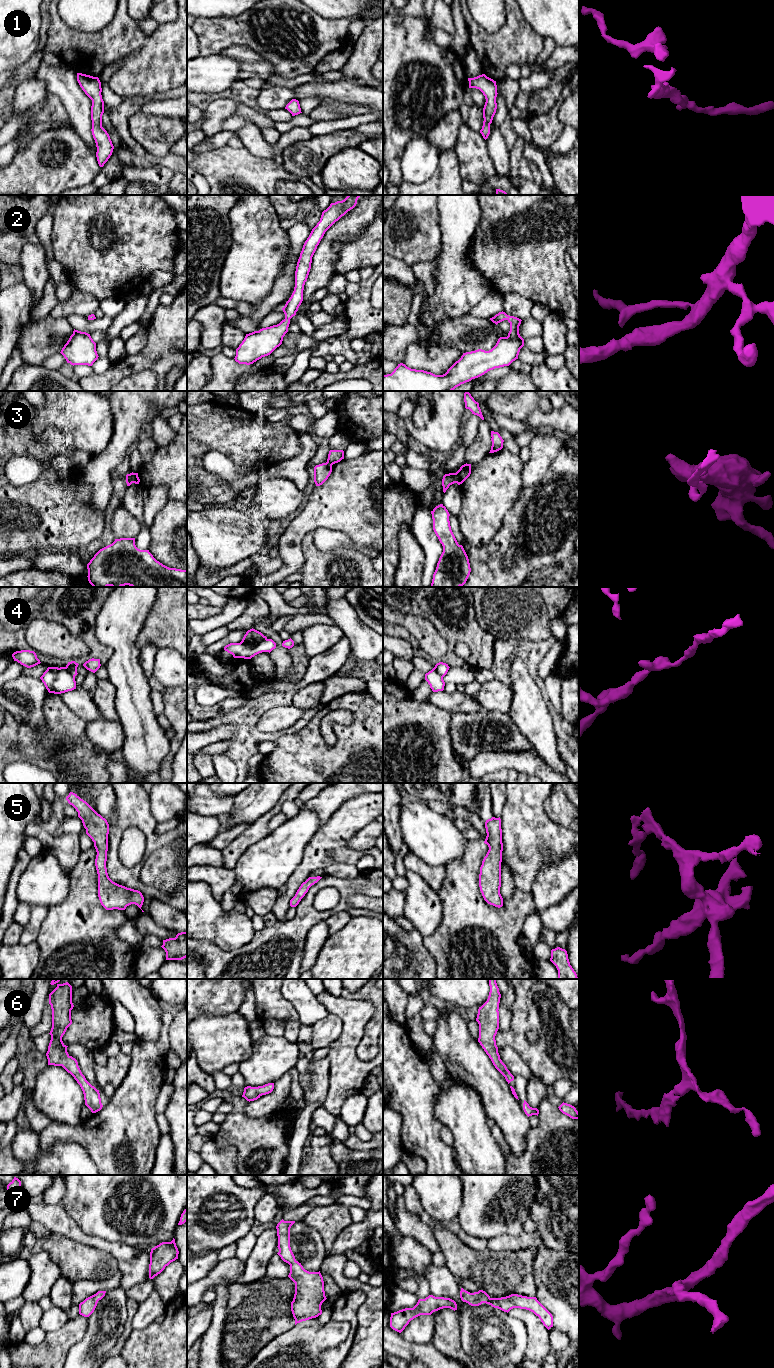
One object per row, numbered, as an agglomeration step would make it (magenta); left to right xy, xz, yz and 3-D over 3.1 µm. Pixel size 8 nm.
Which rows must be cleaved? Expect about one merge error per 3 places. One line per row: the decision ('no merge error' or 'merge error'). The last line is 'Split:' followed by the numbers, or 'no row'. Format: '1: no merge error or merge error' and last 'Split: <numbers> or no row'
1: no merge error
2: no merge error
3: merge error
4: merge error
5: no merge error
6: no merge error
7: no merge error
Split: 3, 4

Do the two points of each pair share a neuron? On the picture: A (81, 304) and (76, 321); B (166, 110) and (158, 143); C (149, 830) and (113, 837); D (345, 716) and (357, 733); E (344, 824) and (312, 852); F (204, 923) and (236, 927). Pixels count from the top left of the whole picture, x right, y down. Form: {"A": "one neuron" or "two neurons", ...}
{"A": "two neurons", "B": "two neurons", "C": "one neuron", "D": "two neurons", "E": "one neuron", "F": "one neuron"}

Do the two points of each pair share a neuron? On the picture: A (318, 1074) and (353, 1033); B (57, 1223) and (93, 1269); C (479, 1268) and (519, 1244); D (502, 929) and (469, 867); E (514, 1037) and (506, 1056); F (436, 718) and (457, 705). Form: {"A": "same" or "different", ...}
{"A": "different", "B": "different", "C": "different", "D": "same", "E": "different", "F": "different"}

